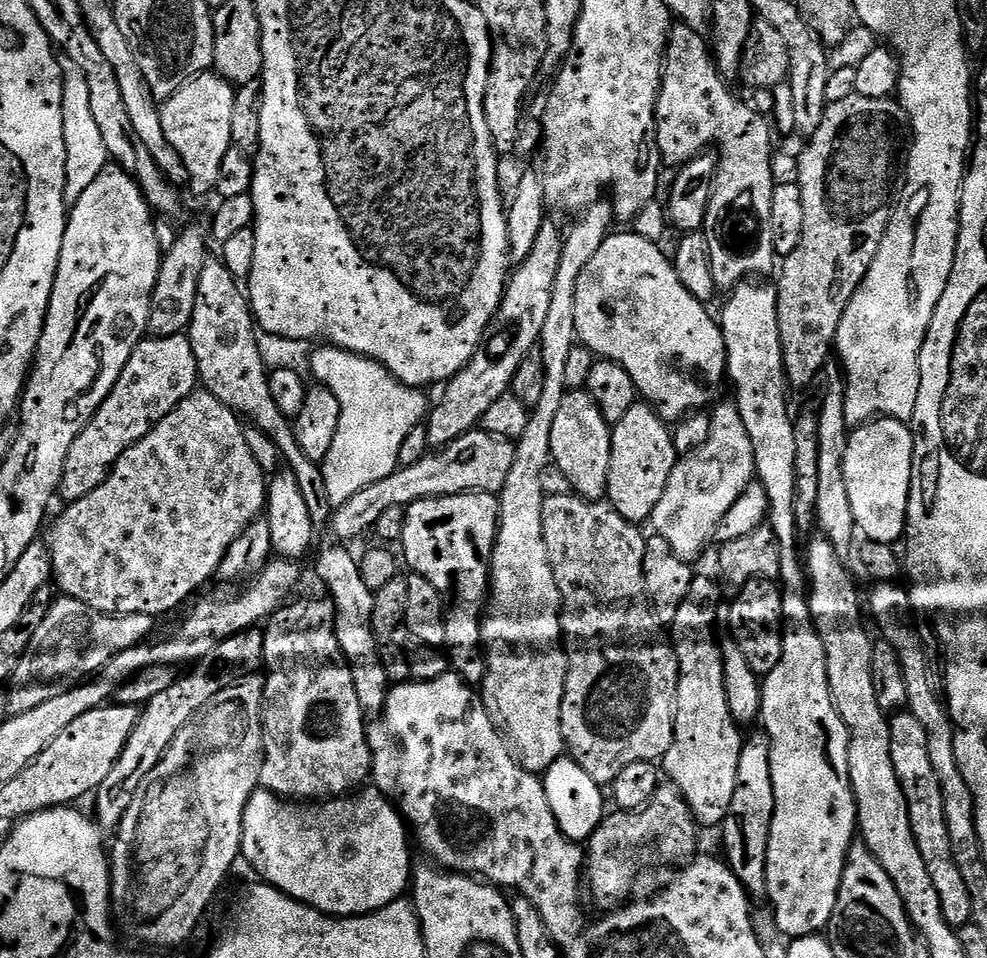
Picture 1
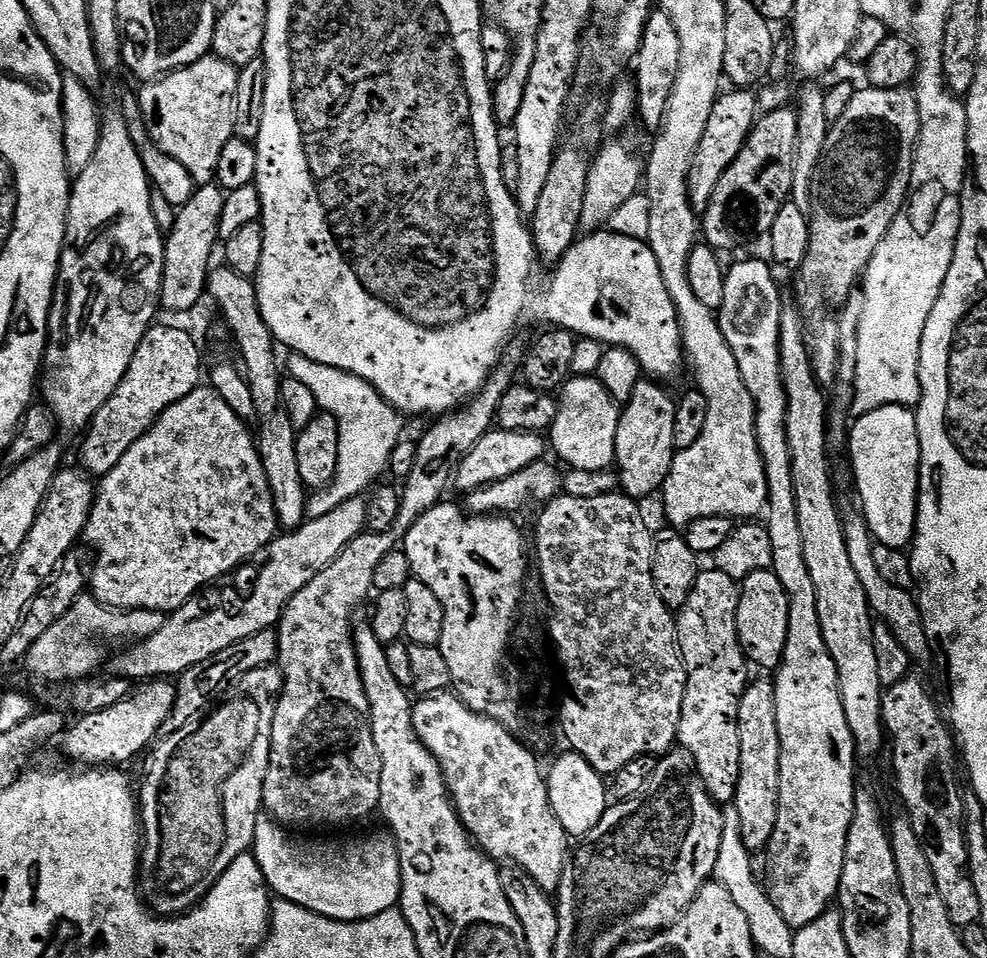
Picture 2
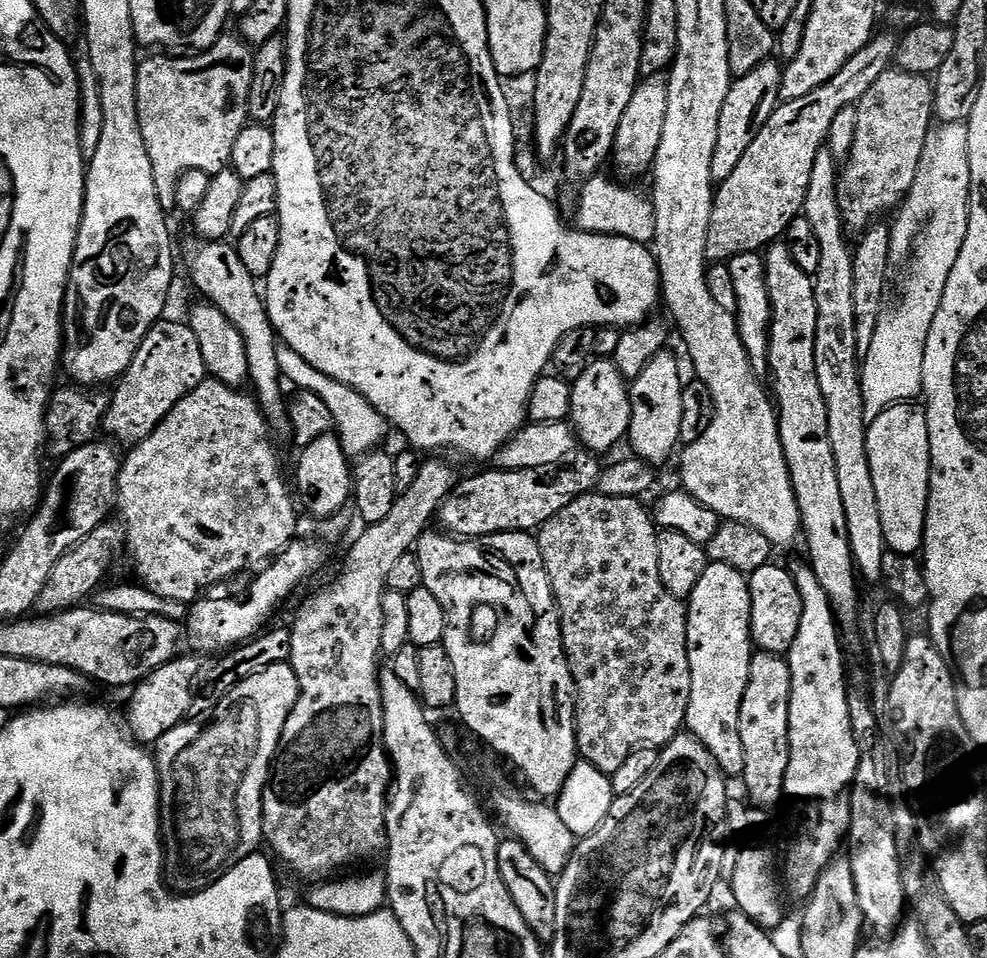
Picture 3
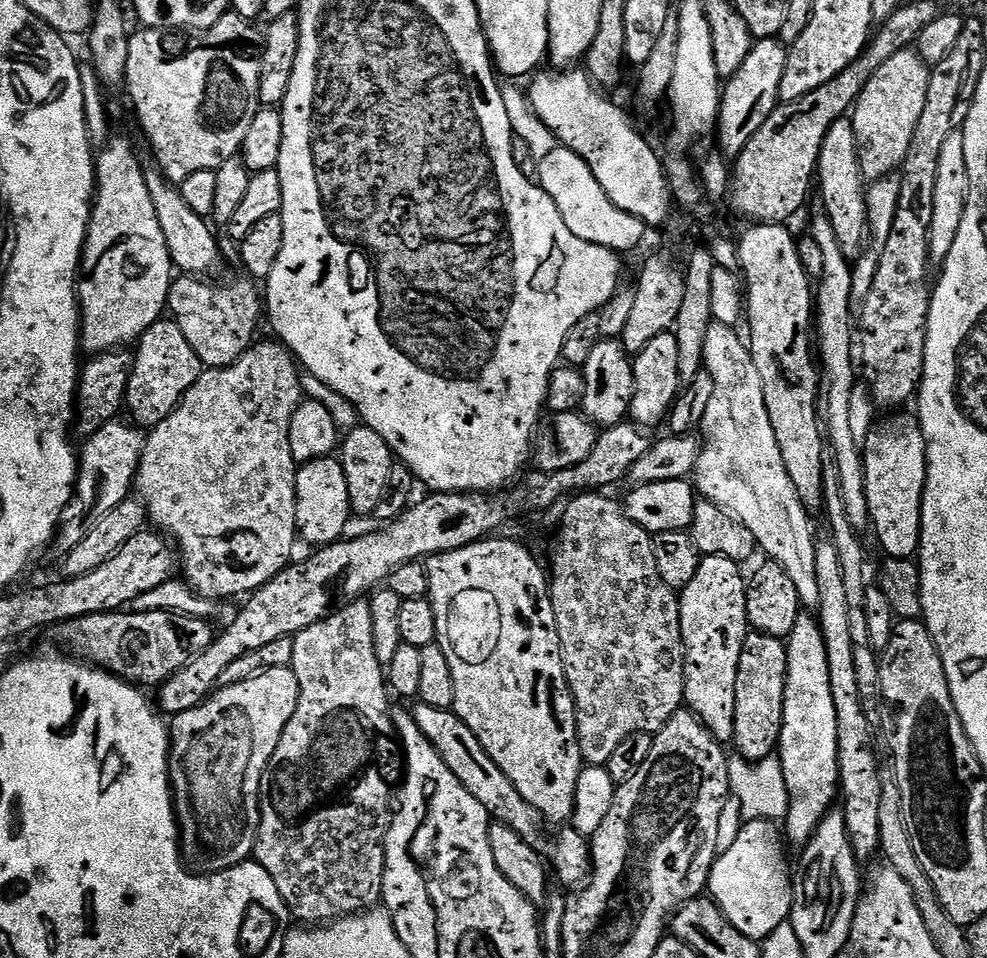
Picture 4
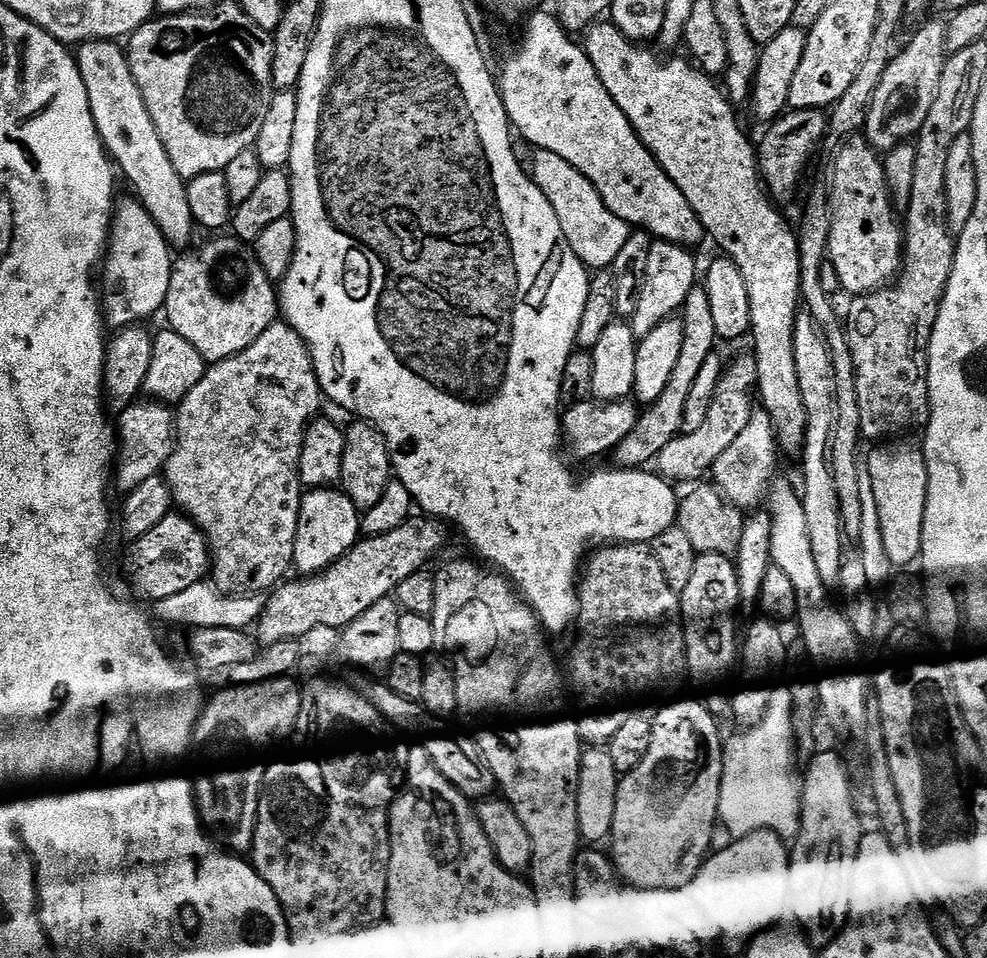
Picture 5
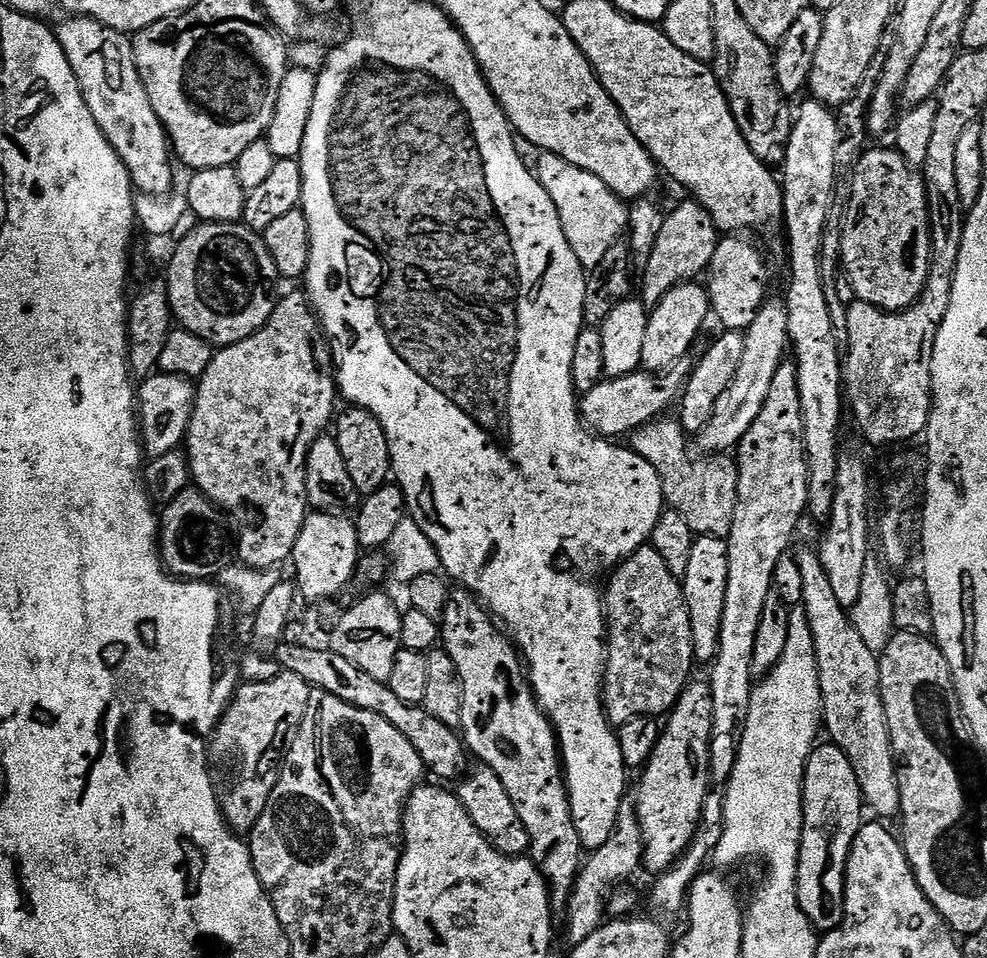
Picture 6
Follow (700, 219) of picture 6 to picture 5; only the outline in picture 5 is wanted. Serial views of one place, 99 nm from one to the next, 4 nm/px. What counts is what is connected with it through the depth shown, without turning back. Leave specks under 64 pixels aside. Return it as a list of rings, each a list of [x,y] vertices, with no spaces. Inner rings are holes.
[[[656,240],[650,246],[650,259],[646,265],[646,278],[642,282],[642,290],[638,294],[638,310],[630,317],[630,323],[637,341],[644,340],[654,326],[658,326],[663,320],[671,320],[683,309],[686,298],[692,288],[697,287],[698,272],[696,276],[696,260],[692,257],[693,249],[683,243],[670,240]]]

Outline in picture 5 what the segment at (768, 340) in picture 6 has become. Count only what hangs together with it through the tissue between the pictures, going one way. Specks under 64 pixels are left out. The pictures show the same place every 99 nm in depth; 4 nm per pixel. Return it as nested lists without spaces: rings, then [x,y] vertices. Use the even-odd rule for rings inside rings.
[[[740,356],[731,361],[730,367],[720,378],[720,384],[712,399],[708,416],[698,426],[698,430],[684,432],[673,438],[671,442],[657,454],[654,464],[659,475],[669,482],[681,480],[699,480],[705,474],[711,473],[718,458],[726,452],[730,442],[747,426],[754,411],[754,393],[757,391],[756,357]]]

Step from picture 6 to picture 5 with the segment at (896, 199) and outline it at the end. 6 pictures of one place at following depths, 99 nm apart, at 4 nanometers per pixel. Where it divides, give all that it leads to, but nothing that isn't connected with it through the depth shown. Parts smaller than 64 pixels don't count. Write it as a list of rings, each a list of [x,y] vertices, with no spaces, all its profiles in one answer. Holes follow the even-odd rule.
[[[857,134],[839,145],[836,165],[830,171],[832,181],[832,217],[827,261],[832,263],[840,279],[840,287],[848,294],[875,292],[896,279],[904,259],[904,229],[901,217],[896,216],[897,205],[884,173],[881,153],[863,135]]]

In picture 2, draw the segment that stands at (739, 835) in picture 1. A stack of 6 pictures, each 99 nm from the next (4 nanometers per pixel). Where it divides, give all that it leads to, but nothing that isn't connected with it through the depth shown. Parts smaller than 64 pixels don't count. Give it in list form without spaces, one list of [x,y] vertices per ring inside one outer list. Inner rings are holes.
[[[753,679],[738,702],[738,746],[740,747],[740,773],[734,809],[736,808],[736,828],[740,831],[739,843],[749,854],[763,853],[774,834],[774,822],[778,822],[778,802],[780,801],[780,739],[776,713],[776,686],[771,679]]]

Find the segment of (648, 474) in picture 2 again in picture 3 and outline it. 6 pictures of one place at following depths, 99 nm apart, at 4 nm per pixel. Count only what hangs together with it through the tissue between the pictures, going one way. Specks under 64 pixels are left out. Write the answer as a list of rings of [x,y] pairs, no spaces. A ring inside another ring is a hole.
[[[671,351],[659,352],[650,362],[646,362],[646,370],[638,374],[638,378],[630,384],[630,426],[626,437],[627,443],[632,443],[632,448],[639,459],[649,465],[657,465],[658,460],[671,452],[672,447],[680,444],[678,426],[682,422],[682,394],[685,381],[680,380],[680,364],[670,354]]]

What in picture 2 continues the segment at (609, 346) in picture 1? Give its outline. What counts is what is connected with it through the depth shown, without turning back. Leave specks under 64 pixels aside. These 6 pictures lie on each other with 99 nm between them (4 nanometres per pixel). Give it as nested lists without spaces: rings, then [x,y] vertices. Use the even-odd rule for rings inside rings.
[[[596,230],[591,234],[585,235],[583,238],[577,239],[566,255],[560,259],[559,264],[555,265],[552,276],[552,285],[548,288],[548,316],[553,321],[553,325],[567,328],[569,332],[580,338],[589,340],[599,340],[605,346],[614,348],[625,348],[630,350],[640,363],[641,369],[649,377],[655,378],[660,382],[668,382],[664,380],[672,380],[680,371],[685,371],[686,357],[684,355],[684,346],[680,338],[680,317],[676,315],[676,307],[670,298],[670,290],[666,290],[666,282],[662,280],[662,270],[658,270],[658,258],[654,258],[654,254],[650,250],[648,243],[634,238],[626,238],[622,234],[611,230]]]

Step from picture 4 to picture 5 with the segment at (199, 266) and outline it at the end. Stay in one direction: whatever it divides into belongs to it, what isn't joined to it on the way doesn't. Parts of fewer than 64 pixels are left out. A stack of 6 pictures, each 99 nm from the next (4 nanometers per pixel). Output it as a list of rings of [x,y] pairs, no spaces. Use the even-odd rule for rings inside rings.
[[[86,40],[75,53],[90,98],[92,117],[109,157],[118,165],[122,176],[124,171],[125,178],[132,183],[135,199],[147,210],[150,218],[154,218],[169,245],[184,250],[193,243],[194,229],[188,186],[178,170],[174,170],[174,162],[170,162],[170,154],[166,154],[166,146],[162,146],[162,138],[158,138],[142,90],[138,90],[138,82],[128,65],[128,53],[118,45],[116,40]]]

